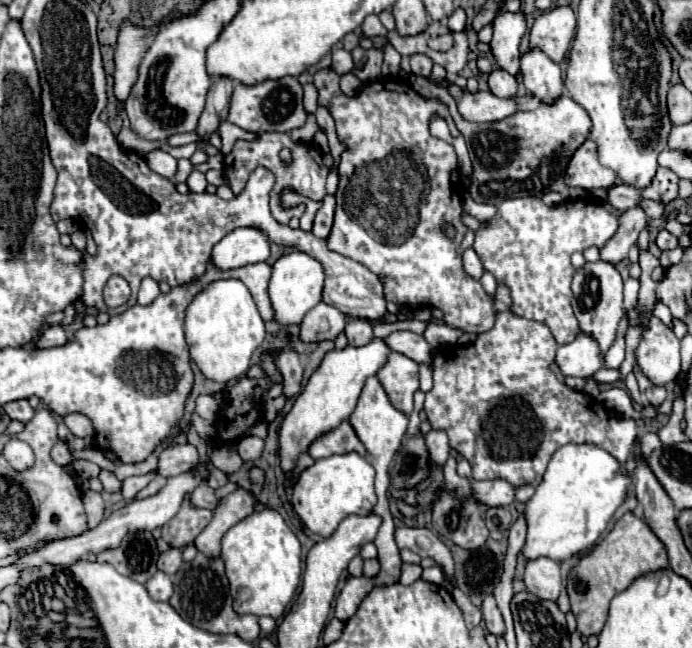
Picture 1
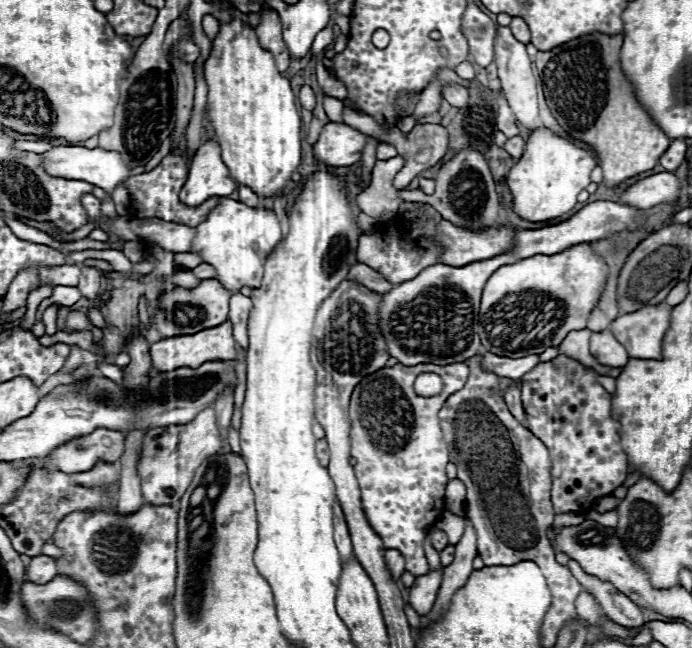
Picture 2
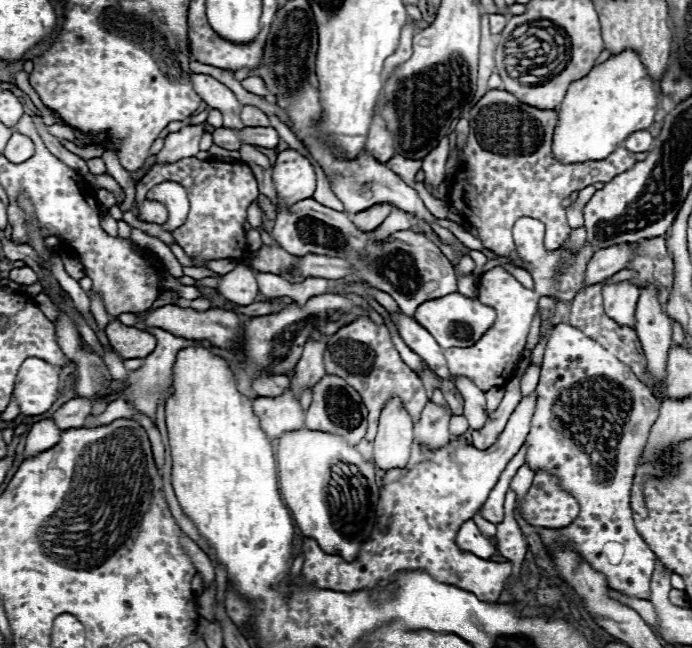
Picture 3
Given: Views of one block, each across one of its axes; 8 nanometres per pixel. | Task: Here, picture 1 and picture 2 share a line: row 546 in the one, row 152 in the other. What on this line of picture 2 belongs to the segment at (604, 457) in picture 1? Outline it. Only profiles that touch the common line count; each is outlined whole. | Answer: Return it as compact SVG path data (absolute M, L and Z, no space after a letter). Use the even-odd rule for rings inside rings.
M546 128L532 132L524 154L506 176L506 184L512 192L512 210L530 222L560 218L576 206L576 196L590 184L590 170L594 166L596 154L588 146L572 144Z

